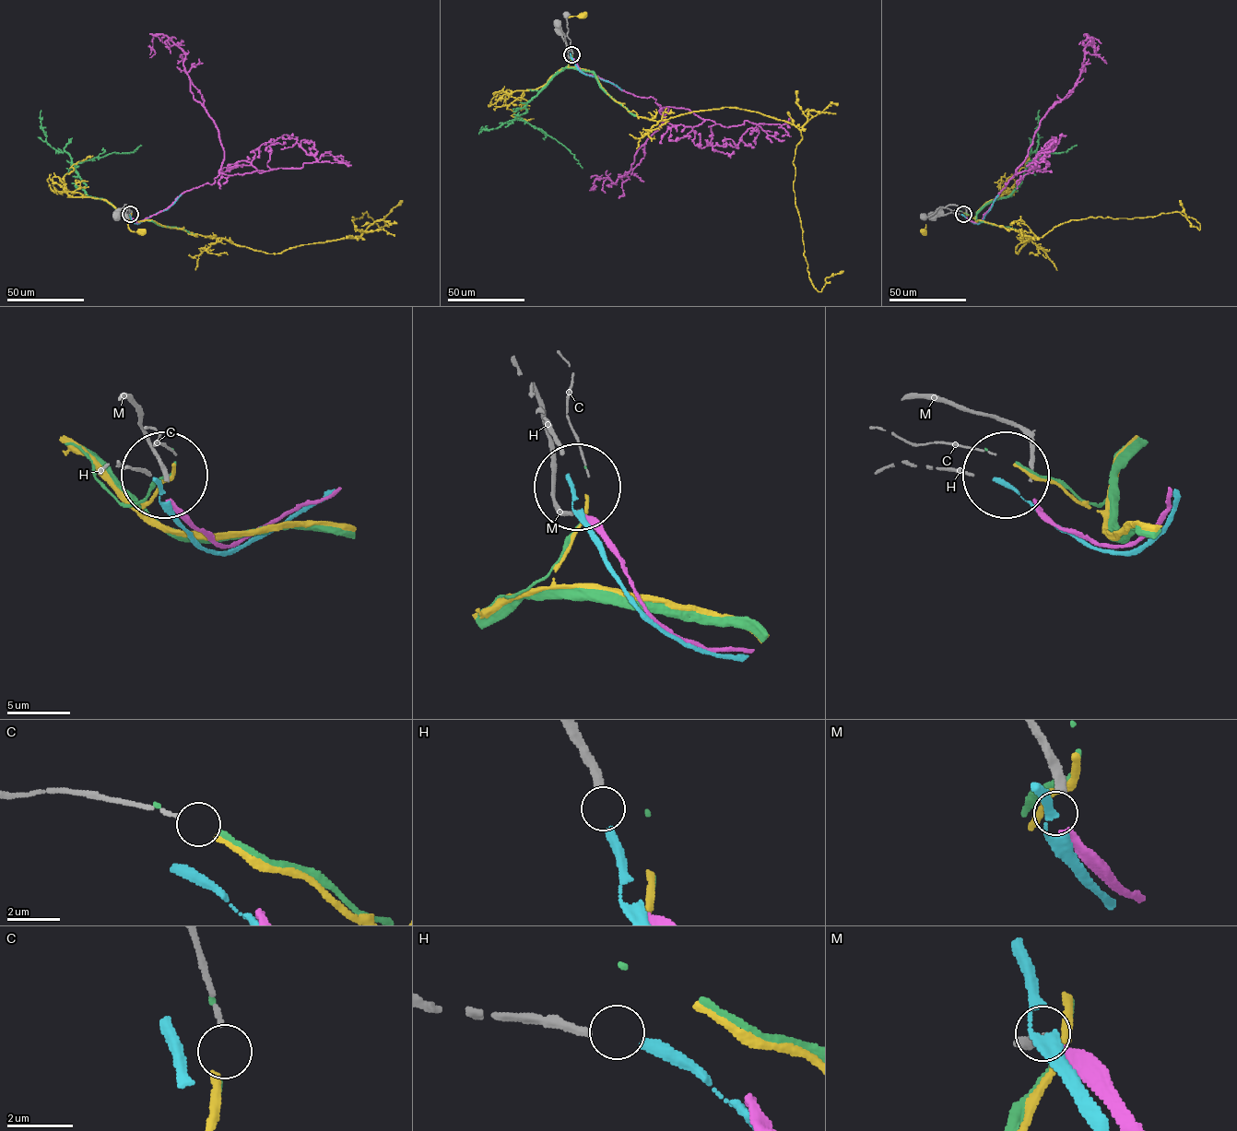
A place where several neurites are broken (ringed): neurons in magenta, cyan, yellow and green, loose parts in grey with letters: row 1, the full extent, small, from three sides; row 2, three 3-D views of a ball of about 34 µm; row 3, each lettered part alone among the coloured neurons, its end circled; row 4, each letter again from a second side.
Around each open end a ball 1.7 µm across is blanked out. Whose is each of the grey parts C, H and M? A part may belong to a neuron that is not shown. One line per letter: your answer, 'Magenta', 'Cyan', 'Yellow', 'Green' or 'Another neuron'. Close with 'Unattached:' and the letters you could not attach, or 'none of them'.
C: Another neuron
H: Cyan
M: Magenta
Unattached: C

